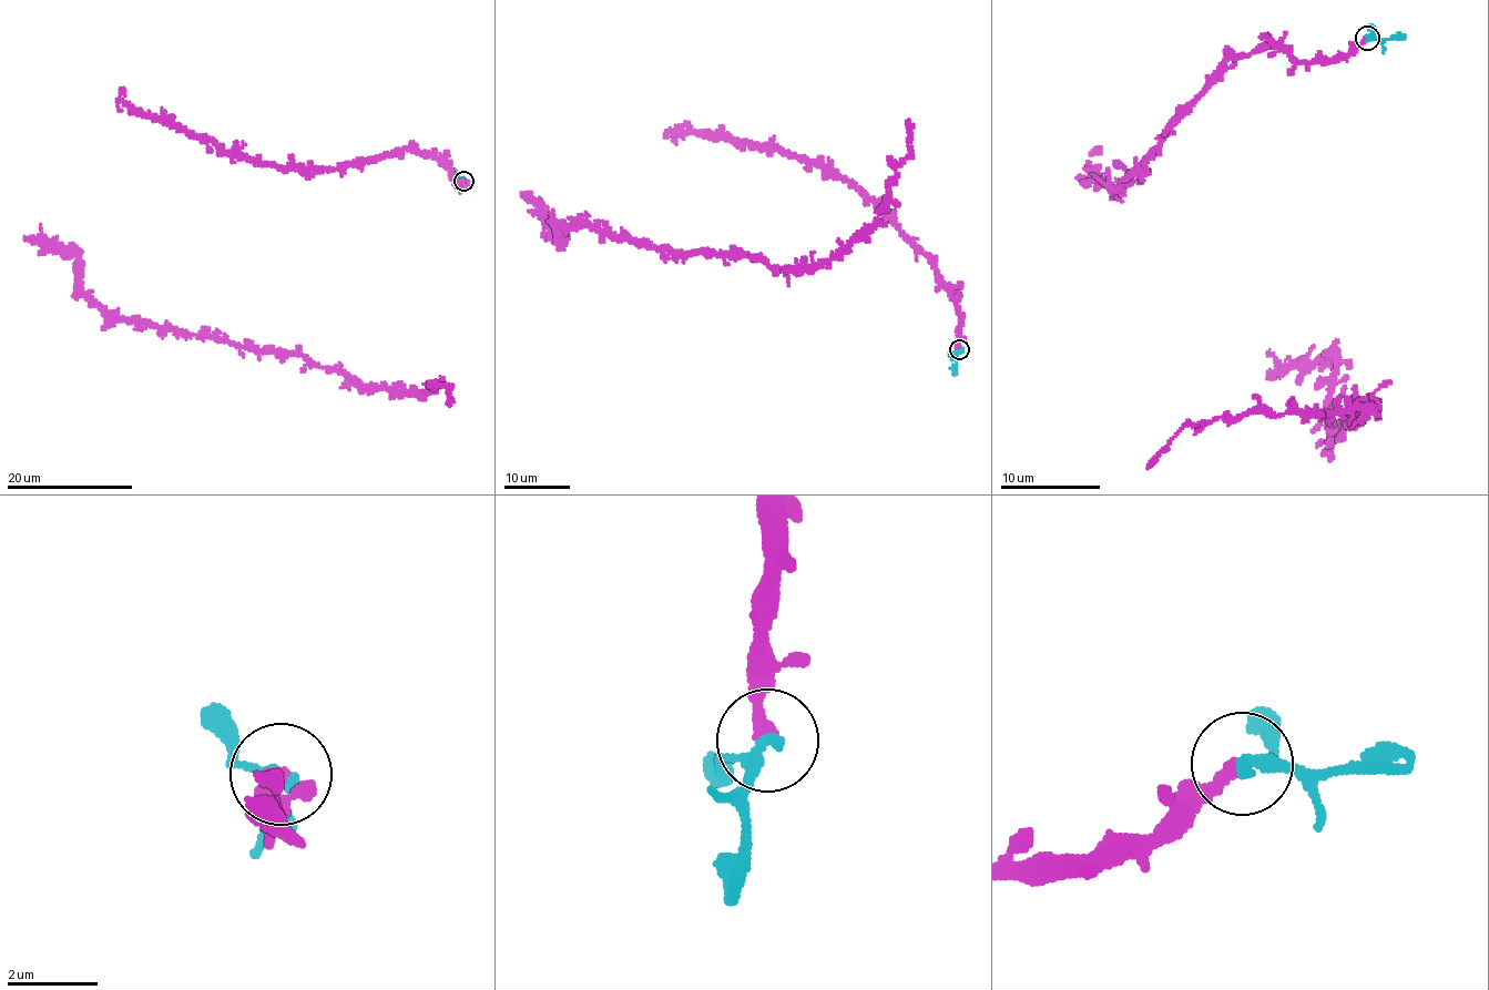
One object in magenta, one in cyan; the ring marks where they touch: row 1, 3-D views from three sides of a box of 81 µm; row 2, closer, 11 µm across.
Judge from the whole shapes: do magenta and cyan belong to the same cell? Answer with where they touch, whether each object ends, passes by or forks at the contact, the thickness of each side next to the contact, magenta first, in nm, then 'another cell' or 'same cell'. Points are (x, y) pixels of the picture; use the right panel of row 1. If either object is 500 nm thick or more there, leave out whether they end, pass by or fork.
(1367, 38) | magenta ends | cyan passes by | 300/260 nm | same cell

